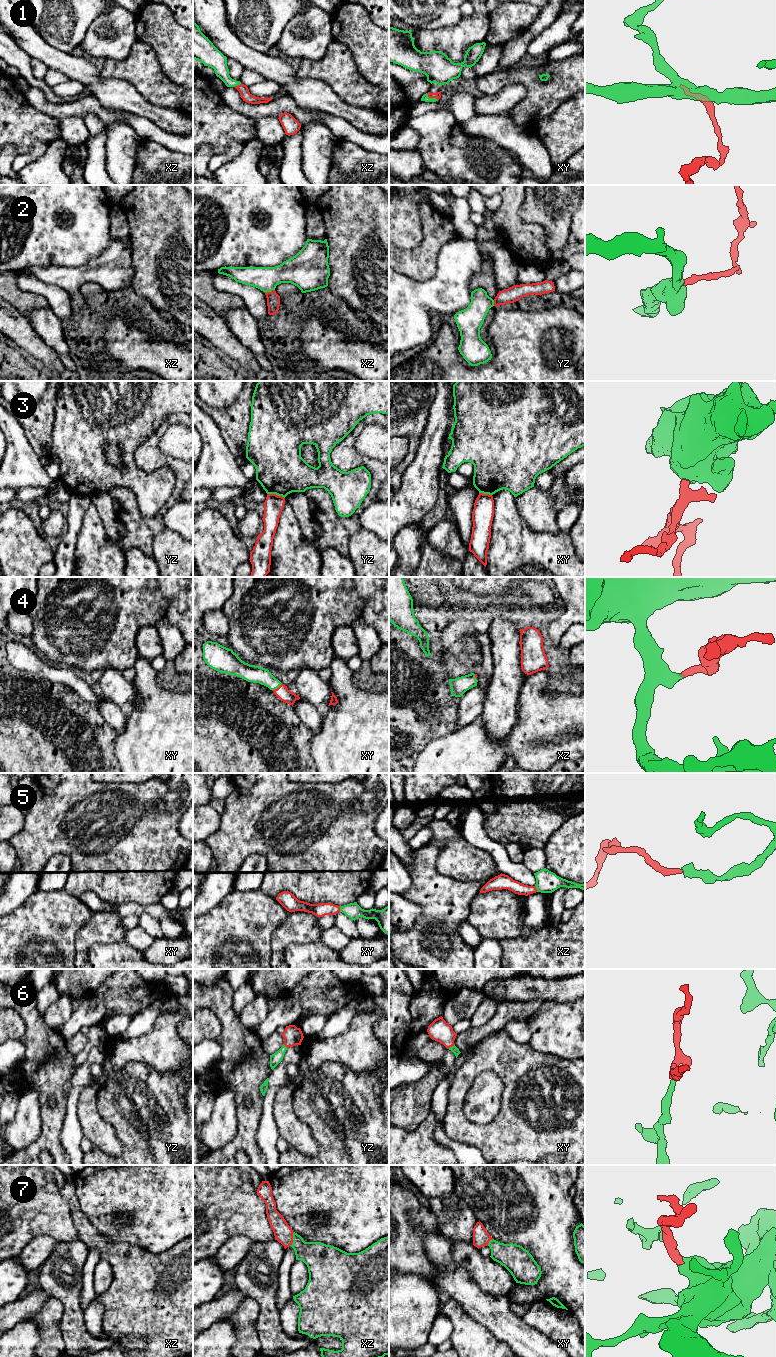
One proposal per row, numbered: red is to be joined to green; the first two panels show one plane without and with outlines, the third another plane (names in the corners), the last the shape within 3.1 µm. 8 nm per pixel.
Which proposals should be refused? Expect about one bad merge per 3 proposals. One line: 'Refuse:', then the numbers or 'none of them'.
Refuse: 3

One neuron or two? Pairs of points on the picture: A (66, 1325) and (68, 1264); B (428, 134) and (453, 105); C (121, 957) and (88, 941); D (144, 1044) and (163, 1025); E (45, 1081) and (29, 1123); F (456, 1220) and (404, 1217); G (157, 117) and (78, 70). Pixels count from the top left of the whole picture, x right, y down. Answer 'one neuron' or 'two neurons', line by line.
A: one neuron
B: two neurons
C: two neurons
D: one neuron
E: two neurons
F: two neurons
G: one neuron

